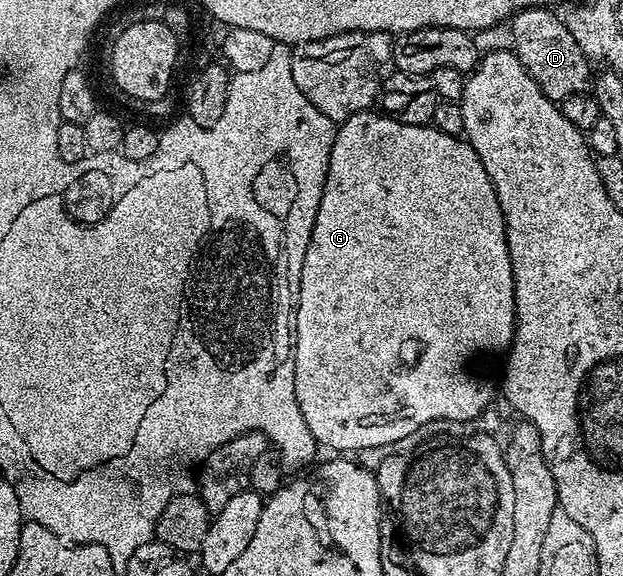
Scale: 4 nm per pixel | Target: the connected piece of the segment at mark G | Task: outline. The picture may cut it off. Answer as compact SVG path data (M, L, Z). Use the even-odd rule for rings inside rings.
M368 110L368 111L365 111L365 112L358 112L358 113L357 113L357 114L353 114L353 115L352 115L352 116L351 116L351 117L350 117L350 118L349 118L349 119L348 119L348 120L344 120L344 121L342 121L342 123L340 123L340 124L339 124L339 125L338 125L338 127L336 127L336 129L335 129L335 141L334 141L334 142L333 142L333 150L332 150L332 151L331 151L331 153L330 153L330 154L329 154L329 170L328 170L328 171L327 171L327 177L326 177L326 178L325 178L325 190L324 190L324 191L323 191L323 193L322 193L322 194L321 194L321 206L320 206L320 207L319 207L319 209L318 209L318 210L317 210L317 218L316 218L316 219L315 219L315 221L314 221L314 222L313 222L313 234L312 234L312 235L311 235L311 237L310 237L310 238L309 238L309 246L308 246L308 247L307 247L307 249L306 249L306 250L305 250L305 262L304 262L304 263L303 263L303 265L302 265L302 266L301 266L301 282L300 282L300 283L299 283L299 304L298 304L298 305L297 305L297 307L296 307L296 308L295 308L295 393L296 393L296 394L297 394L297 406L301 406L301 418L305 418L305 426L309 426L309 430L310 430L310 431L311 431L311 433L312 433L312 434L313 434L313 438L314 438L314 439L315 439L315 443L316 443L316 445L319 445L319 446L322 446L322 447L323 447L323 444L324 444L324 446L325 446L325 447L327 447L327 448L332 448L332 450L333 450L333 451L335 451L335 452L332 452L332 453L335 453L335 454L358 454L358 453L359 453L359 452L360 452L360 451L361 451L361 450L365 450L365 449L366 449L366 448L372 448L372 447L373 447L373 446L385 446L385 445L386 445L386 444L390 444L390 445L392 445L392 446L395 446L395 445L398 445L398 444L397 444L397 442L398 442L398 440L403 440L403 439L405 439L405 438L406 438L406 436L411 436L411 435L413 435L413 434L414 434L414 432L415 432L415 431L417 431L417 430L418 430L418 428L423 428L423 427L425 427L425 426L426 426L426 424L431 424L431 423L433 423L433 422L434 422L434 420L471 420L471 422L475 422L475 421L478 421L478 419L479 419L479 417L480 417L480 416L482 416L482 415L483 415L483 413L484 413L484 412L486 412L486 411L487 411L487 409L488 409L488 408L490 408L490 407L492 407L492 404L493 404L493 401L494 401L494 400L491 400L491 399L493 399L493 398L494 398L494 396L497 396L497 365L498 365L498 364L499 364L499 363L500 363L500 361L502 361L502 360L503 360L503 359L504 359L504 357L506 357L506 355L507 355L507 353L508 353L508 351L509 351L509 349L510 349L510 346L511 346L511 339L513 339L513 338L514 338L514 336L515 336L515 283L514 283L514 282L513 282L513 266L512 266L512 265L511 265L511 259L510 259L510 258L509 258L509 246L508 246L508 245L507 245L507 231L506 231L506 230L505 230L505 218L504 218L504 217L503 217L503 211L502 211L502 210L501 210L501 206L500 206L500 205L499 205L499 203L498 203L498 202L497 202L497 190L493 190L493 182L492 182L492 181L491 181L491 179L490 179L490 178L489 178L489 174L485 174L485 166L481 166L481 158L477 158L477 150L473 150L473 146L472 146L472 145L471 145L471 144L469 144L469 143L467 143L467 141L466 141L466 139L463 139L463 138L460 138L460 137L457 137L457 136L450 136L450 135L449 135L449 134L445 134L445 133L444 133L444 132L442 132L442 131L441 131L441 130L437 130L437 129L436 129L436 128L434 128L434 127L433 127L433 126L428 126L428 125L426 125L426 124L406 124L406 123L405 123L405 122L397 122L397 121L396 121L396 120L394 120L394 118L392 118L392 117L391 117L391 116L384 116L384 115L383 115L383 113L382 113L382 111L379 111L379 110Z

